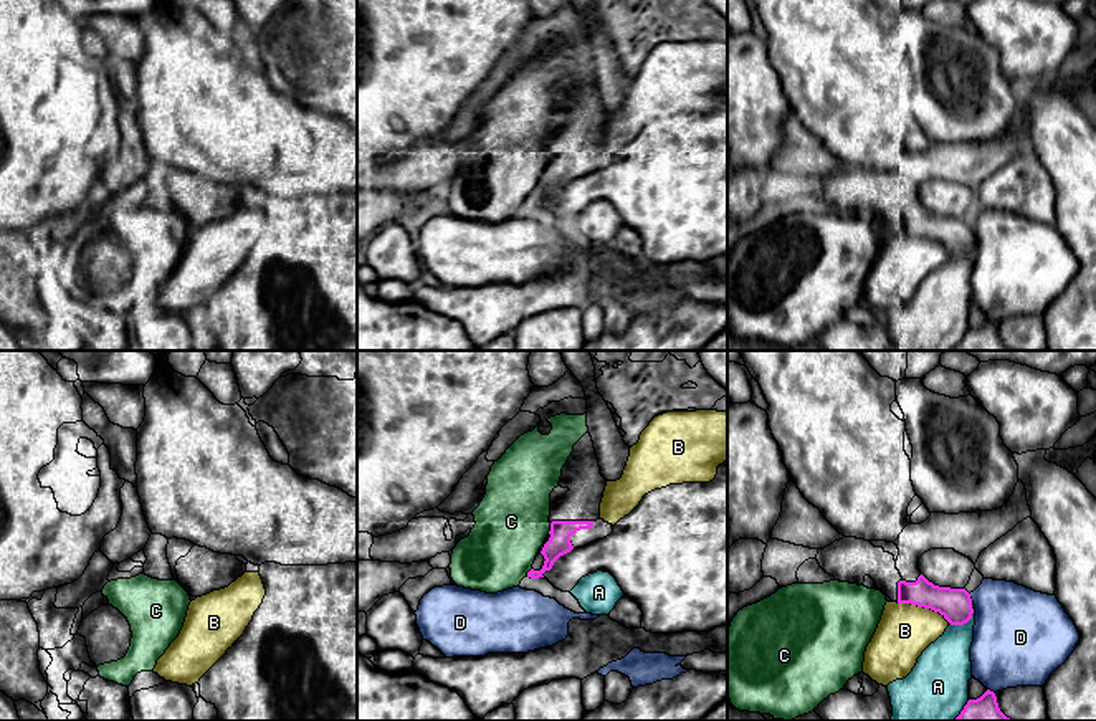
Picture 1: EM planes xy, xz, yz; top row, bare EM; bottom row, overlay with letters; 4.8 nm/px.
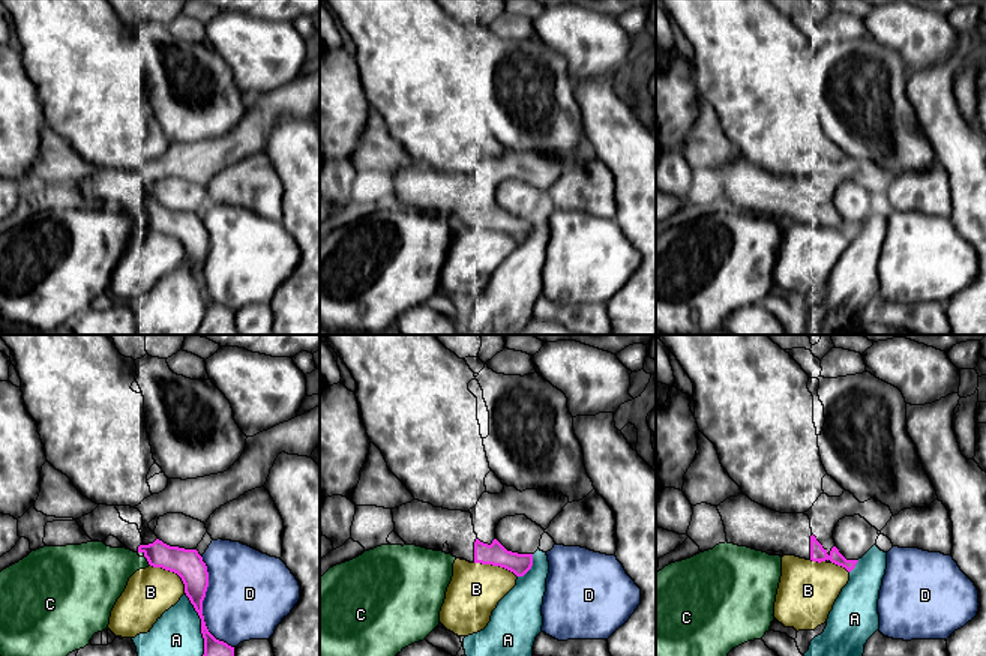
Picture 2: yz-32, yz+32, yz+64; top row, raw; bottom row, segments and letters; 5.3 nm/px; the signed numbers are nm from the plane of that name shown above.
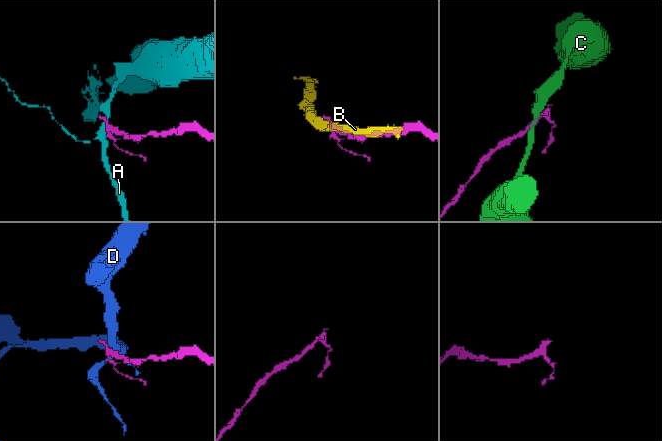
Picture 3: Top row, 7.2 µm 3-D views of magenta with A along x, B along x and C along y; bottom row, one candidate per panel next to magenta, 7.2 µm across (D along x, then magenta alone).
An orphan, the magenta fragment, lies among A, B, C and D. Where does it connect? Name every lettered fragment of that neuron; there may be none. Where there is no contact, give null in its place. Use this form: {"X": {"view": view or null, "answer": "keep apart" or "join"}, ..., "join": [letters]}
{"A": {"view": "yz", "answer": "keep apart"}, "B": {"view": "yz", "answer": "keep apart"}, "C": {"view": "xz", "answer": "keep apart"}, "D": {"view": "yz", "answer": "keep apart"}, "join": []}

